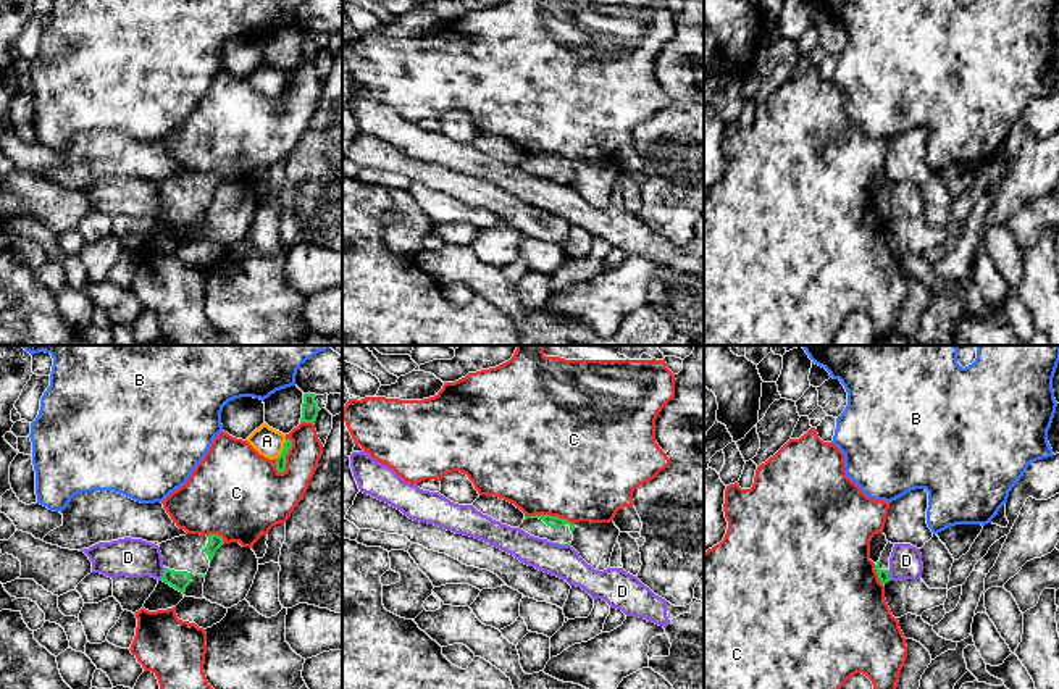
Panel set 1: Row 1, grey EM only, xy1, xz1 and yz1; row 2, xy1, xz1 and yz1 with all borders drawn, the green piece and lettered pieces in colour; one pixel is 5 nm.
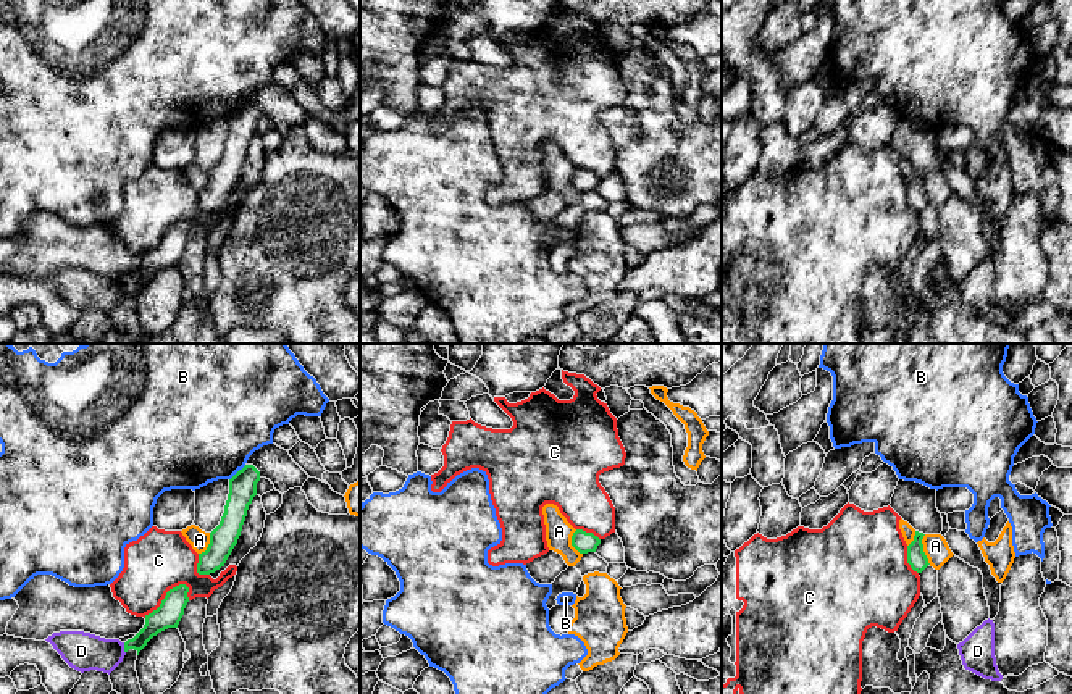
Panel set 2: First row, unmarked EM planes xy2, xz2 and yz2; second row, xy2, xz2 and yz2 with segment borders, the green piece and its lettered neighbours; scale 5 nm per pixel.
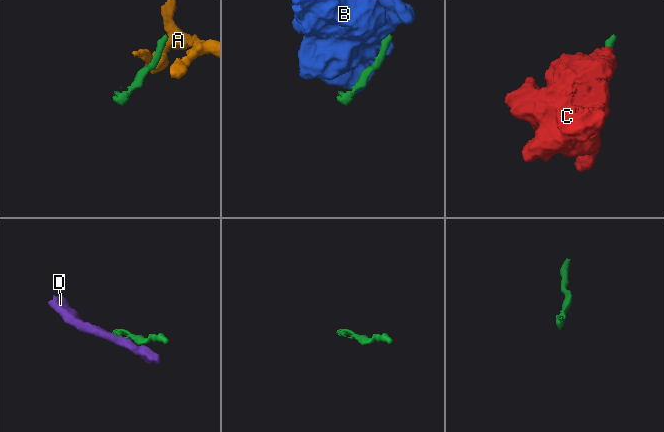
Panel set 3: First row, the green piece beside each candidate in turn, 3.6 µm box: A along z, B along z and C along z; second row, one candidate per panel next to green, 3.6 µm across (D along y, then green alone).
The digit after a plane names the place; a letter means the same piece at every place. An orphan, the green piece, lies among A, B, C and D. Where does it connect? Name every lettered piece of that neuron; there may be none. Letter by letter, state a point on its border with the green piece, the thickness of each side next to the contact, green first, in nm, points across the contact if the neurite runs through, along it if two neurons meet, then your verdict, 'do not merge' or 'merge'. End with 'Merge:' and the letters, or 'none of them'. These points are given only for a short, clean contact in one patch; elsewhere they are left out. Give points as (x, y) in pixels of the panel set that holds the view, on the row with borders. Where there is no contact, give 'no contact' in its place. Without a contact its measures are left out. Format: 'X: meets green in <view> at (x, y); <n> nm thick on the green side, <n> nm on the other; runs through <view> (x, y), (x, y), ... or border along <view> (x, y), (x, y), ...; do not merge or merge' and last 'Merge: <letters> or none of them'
A: meets green in yz2 at (922, 549); 100 nm thick on the green side, 120 nm on the other; border along yz2 (924, 535), (924, 554), (930, 564); do not merge
B: meets green in xy2 at (238, 472); 140 nm thick on the green side, 480 nm on the other; border along xy2 (246, 465), (230, 480); do not merge
C: meets green in xy2 at (165, 596); 130 nm thick on the green side, 300 nm on the other; do not merge
D: meets green in xy1 at (163, 575); 100 nm thick on the green side, 190 nm on the other; border along xy1 (165, 568), (160, 580); do not merge
Merge: none of them

